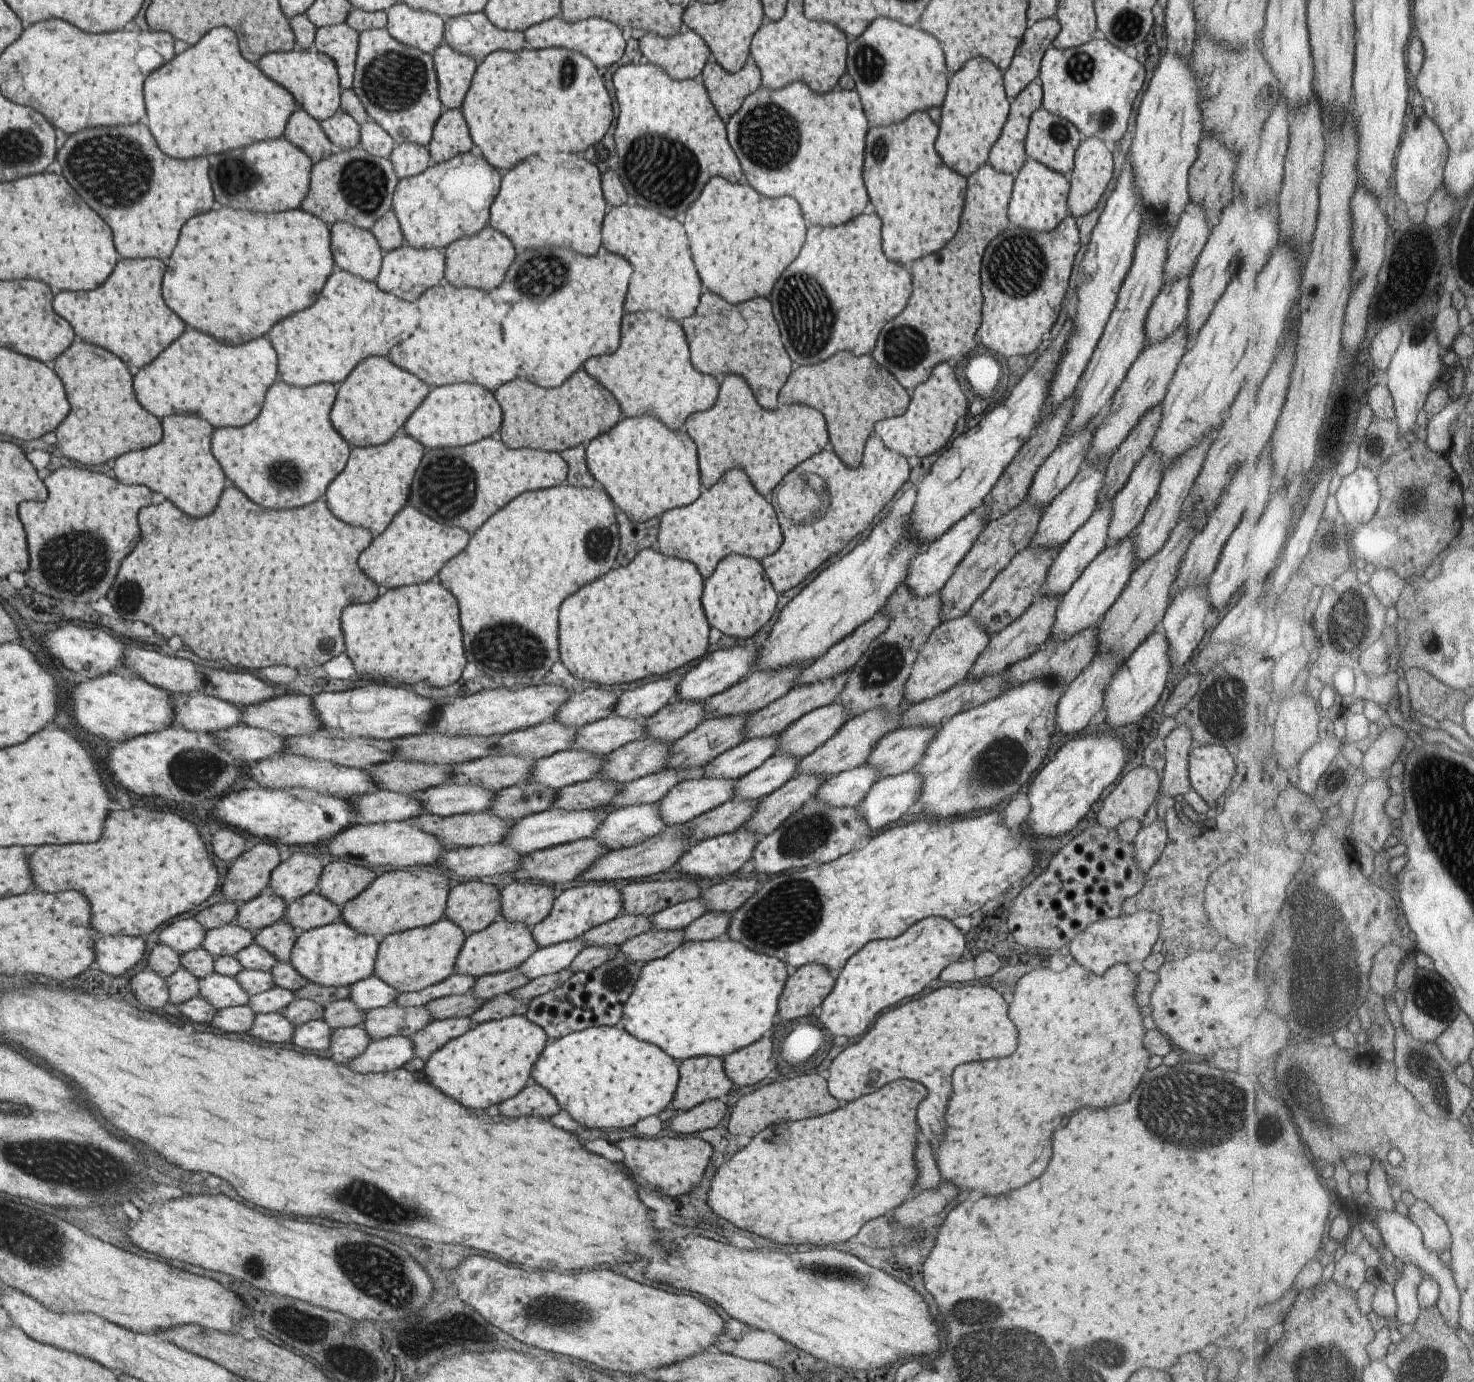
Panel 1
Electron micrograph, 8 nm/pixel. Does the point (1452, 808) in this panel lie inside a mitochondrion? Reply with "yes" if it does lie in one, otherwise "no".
yes

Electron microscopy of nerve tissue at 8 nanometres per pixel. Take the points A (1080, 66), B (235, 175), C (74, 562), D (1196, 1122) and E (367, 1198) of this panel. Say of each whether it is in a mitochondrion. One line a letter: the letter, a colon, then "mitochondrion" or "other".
A: mitochondrion
B: mitochondrion
C: mitochondrion
D: mitochondrion
E: mitochondrion

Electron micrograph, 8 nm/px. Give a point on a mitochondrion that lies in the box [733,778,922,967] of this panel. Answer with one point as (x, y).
(784, 913)

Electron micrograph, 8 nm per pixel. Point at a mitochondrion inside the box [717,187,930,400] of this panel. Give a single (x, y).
(805, 310)

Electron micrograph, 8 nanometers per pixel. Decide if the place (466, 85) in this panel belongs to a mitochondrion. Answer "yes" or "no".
no

